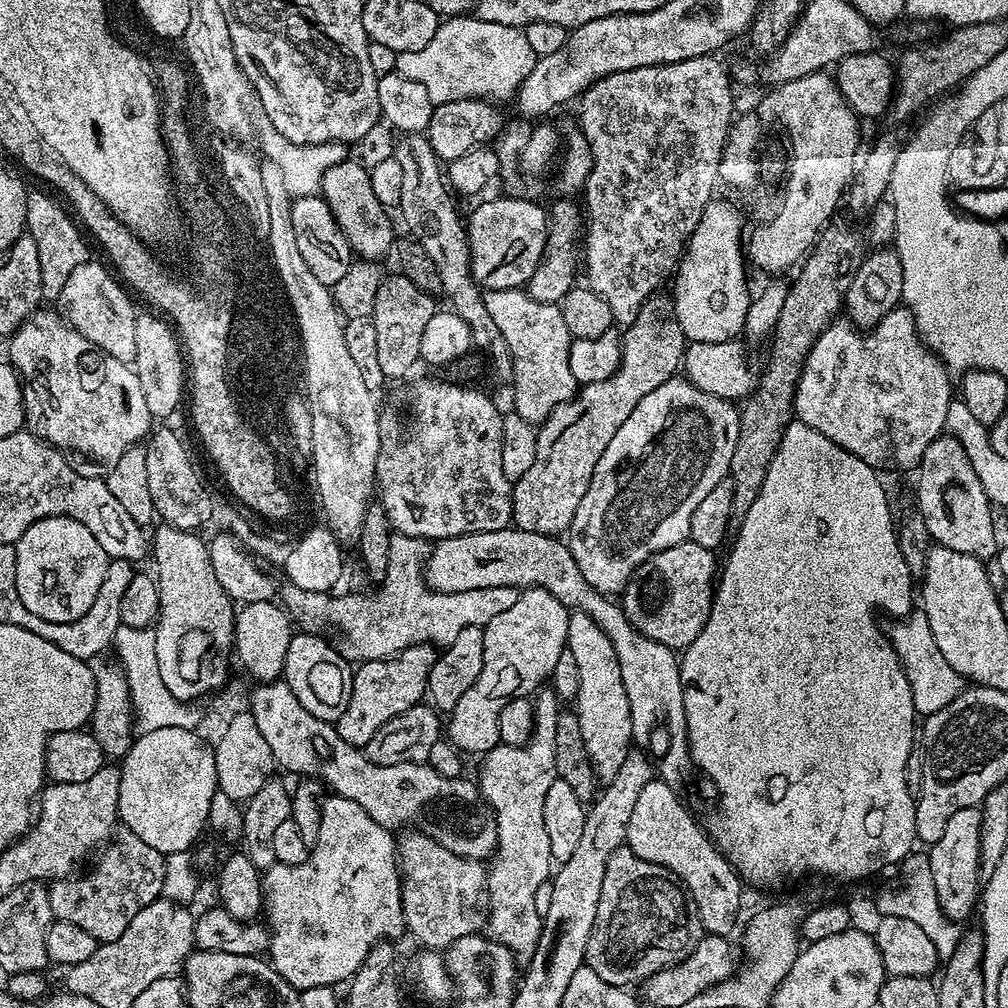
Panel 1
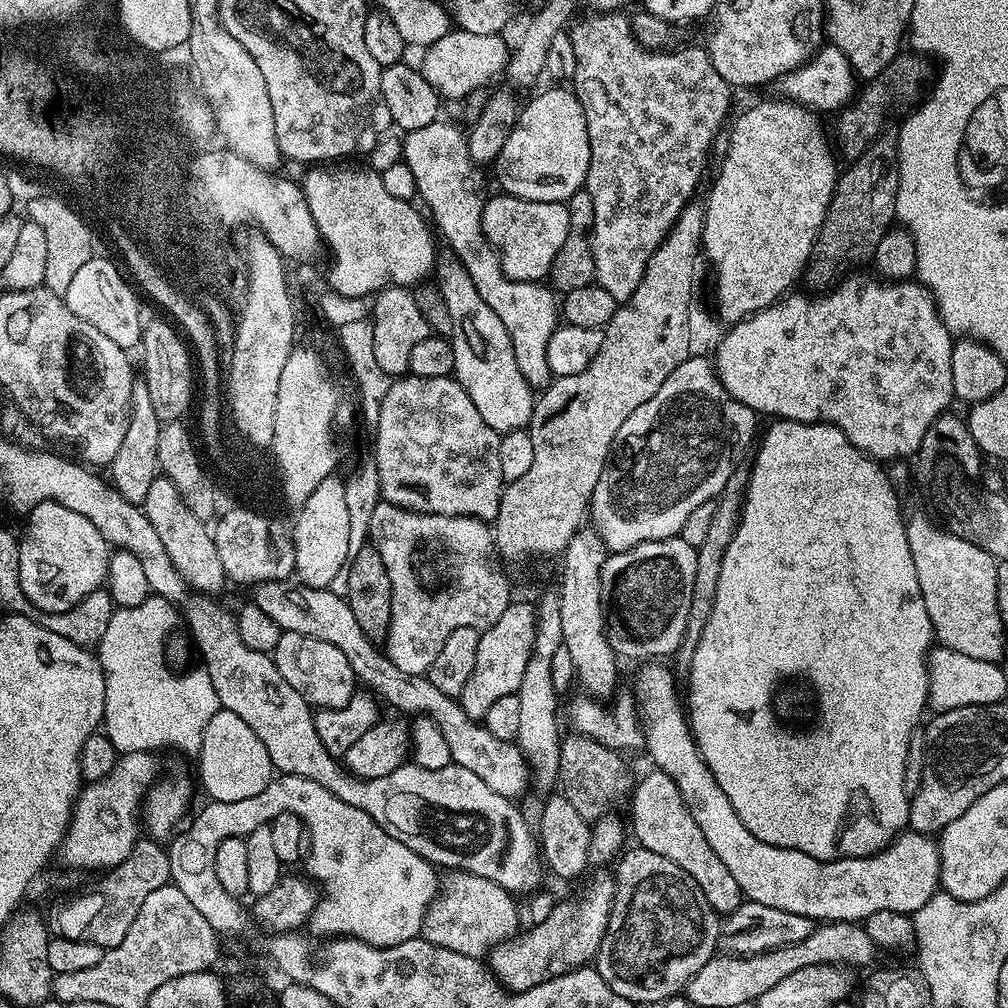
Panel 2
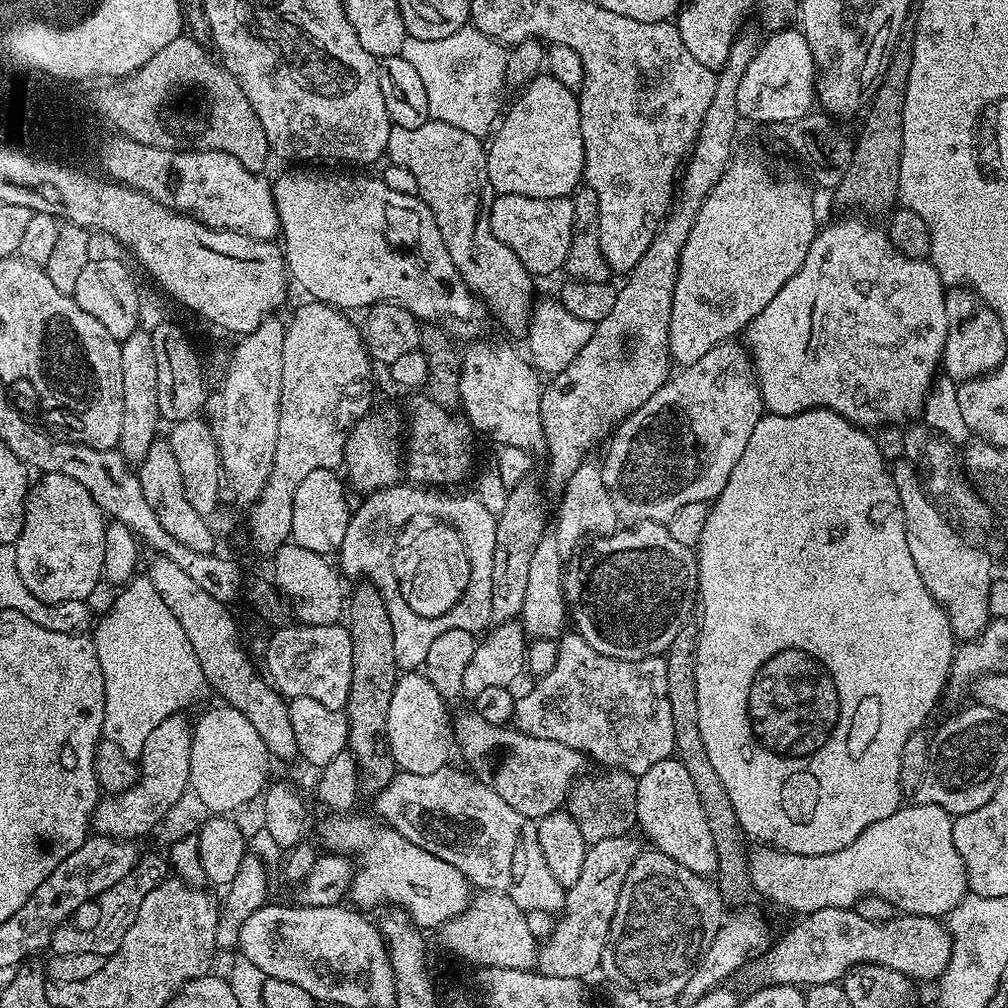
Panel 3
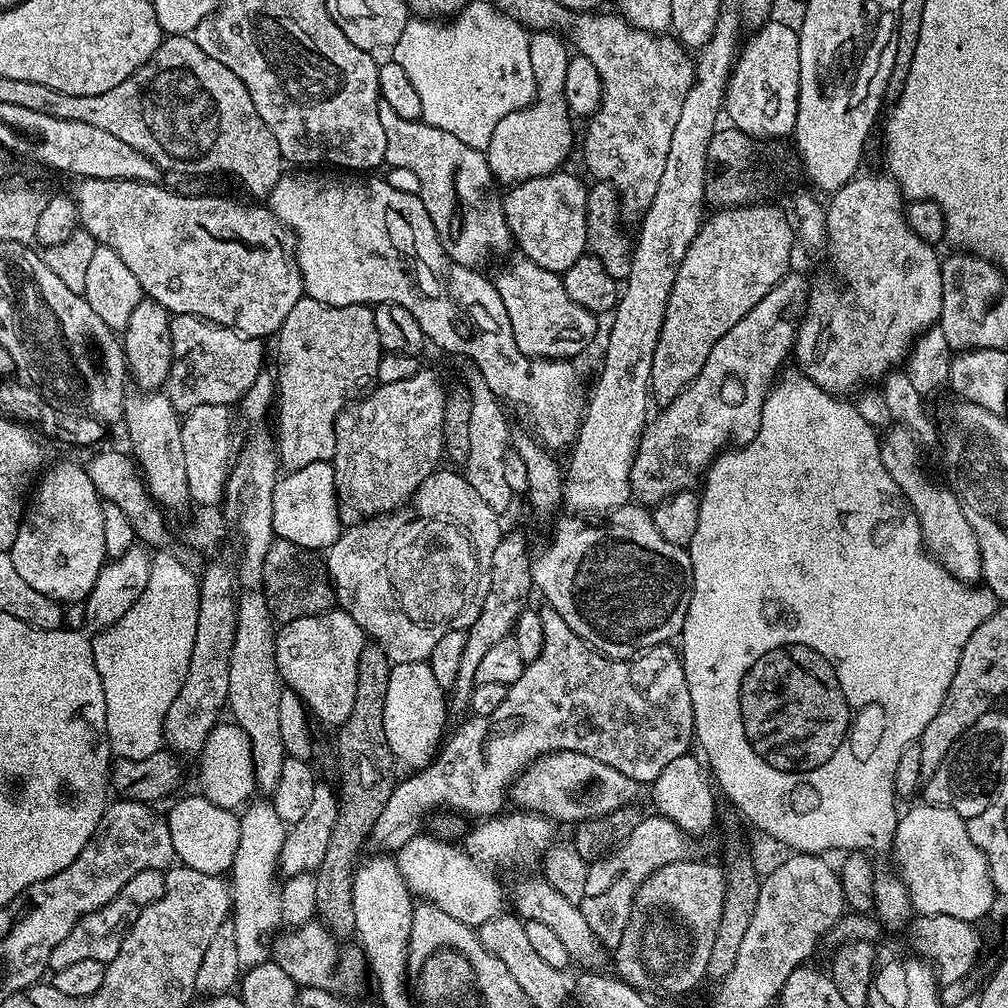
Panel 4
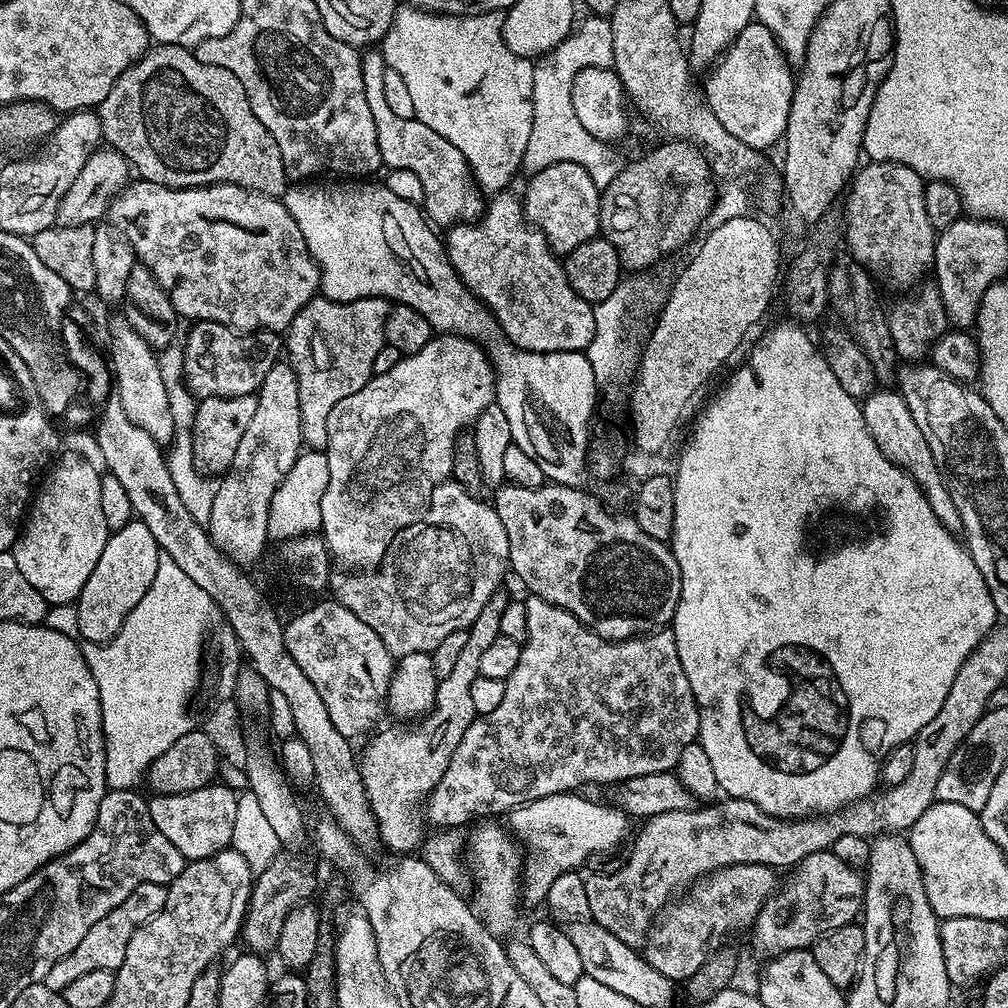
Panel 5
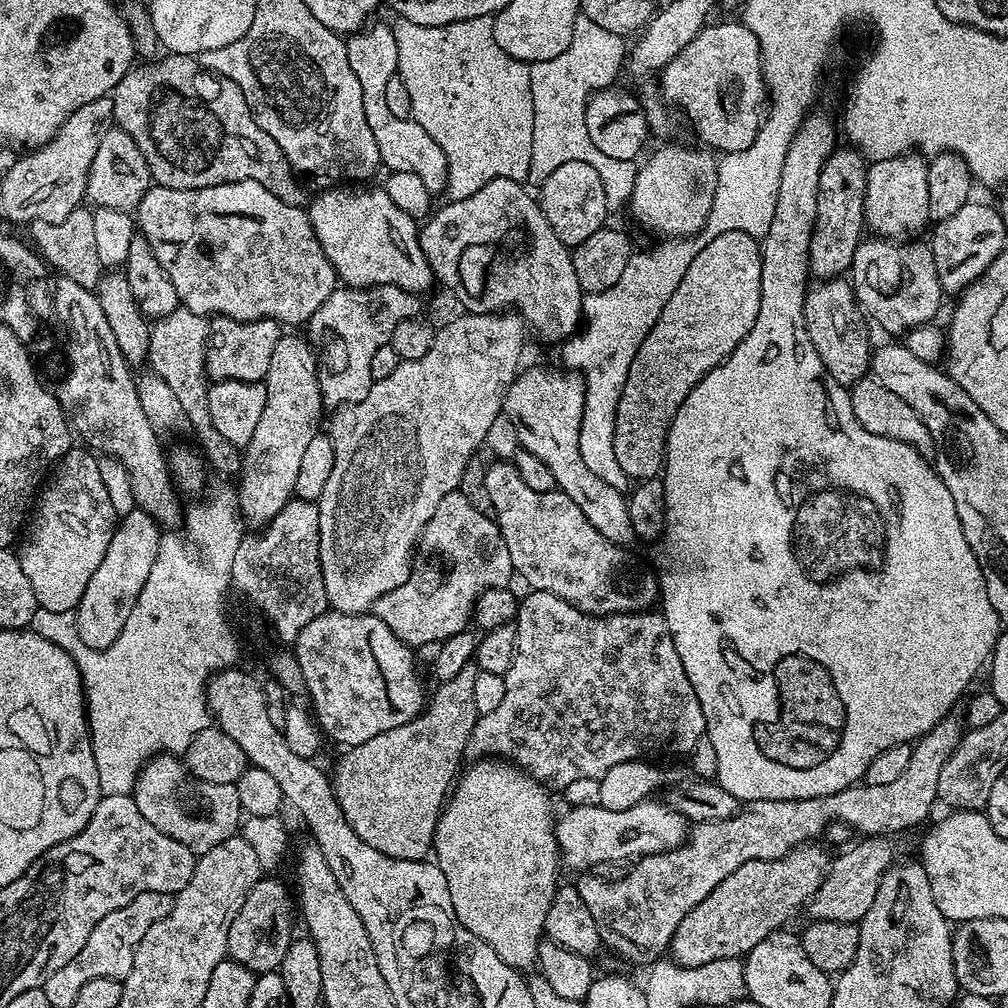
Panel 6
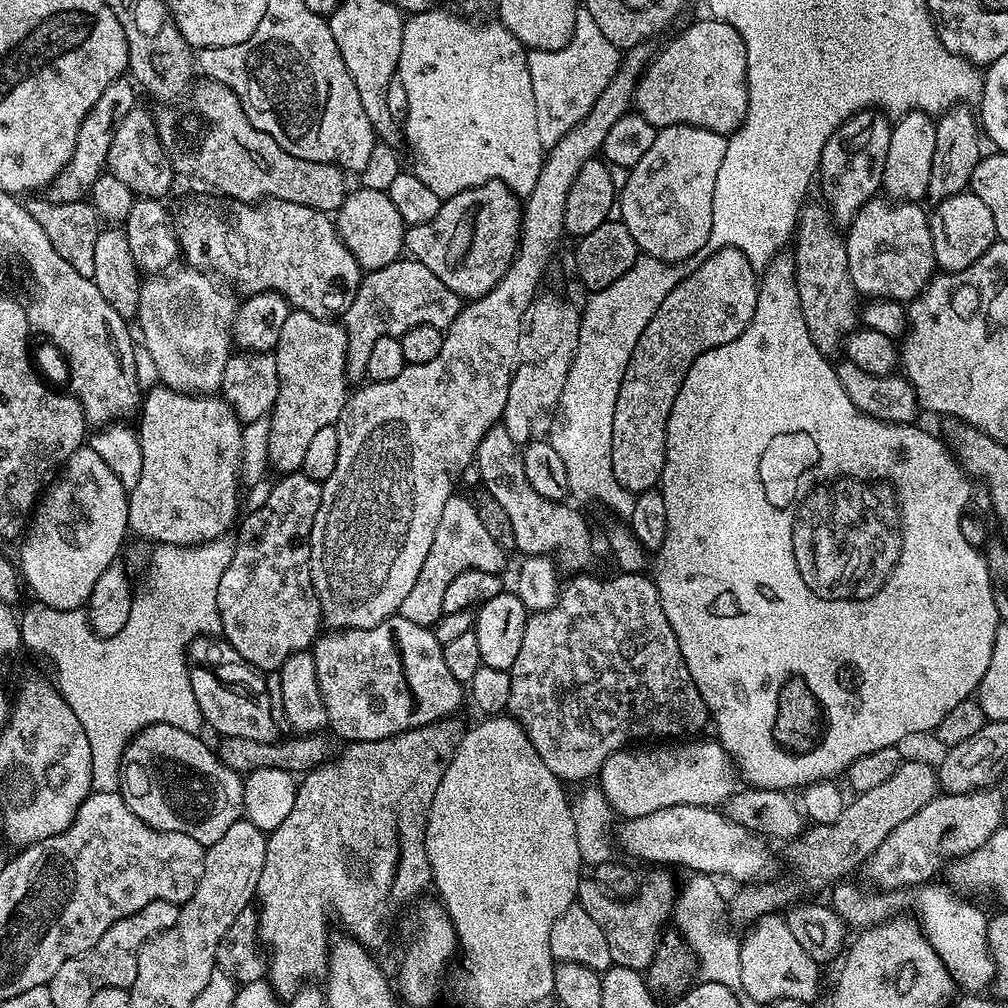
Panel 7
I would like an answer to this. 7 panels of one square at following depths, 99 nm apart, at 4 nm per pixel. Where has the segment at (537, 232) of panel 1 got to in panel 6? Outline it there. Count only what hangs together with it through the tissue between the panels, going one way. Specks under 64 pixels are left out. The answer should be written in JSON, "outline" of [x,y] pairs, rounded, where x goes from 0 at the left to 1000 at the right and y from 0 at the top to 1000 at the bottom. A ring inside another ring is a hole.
{"outline":[[[558,161],[558,165],[535,184],[534,201],[538,212],[542,212],[542,220],[546,220],[546,228],[550,228],[564,247],[573,245],[585,232],[600,225],[602,218],[599,217],[605,214],[605,196],[597,185],[597,177],[593,177],[593,169],[581,165],[581,161]]]}

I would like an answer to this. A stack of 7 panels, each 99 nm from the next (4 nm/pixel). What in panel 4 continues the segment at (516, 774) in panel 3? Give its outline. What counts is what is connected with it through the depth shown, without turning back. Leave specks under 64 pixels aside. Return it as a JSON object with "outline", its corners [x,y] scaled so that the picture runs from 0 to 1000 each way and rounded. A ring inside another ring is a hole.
{"outline":[[[547,746],[535,750],[526,761],[520,763],[506,783],[506,794],[513,803],[521,806],[534,806],[537,810],[574,815],[592,810],[600,810],[609,804],[632,797],[637,786],[629,772],[621,772],[617,764],[585,752],[585,748],[572,746]]]}

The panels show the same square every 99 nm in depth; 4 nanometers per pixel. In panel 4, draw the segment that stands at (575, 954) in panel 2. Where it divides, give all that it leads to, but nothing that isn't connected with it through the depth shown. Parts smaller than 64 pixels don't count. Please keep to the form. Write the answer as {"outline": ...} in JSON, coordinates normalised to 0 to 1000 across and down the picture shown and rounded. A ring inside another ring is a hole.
{"outline":[[[654,808],[636,809],[633,819],[625,823],[621,832],[615,834],[610,843],[595,853],[584,856],[581,867],[581,887],[575,896],[581,915],[585,915],[585,923],[594,931],[600,940],[609,942],[625,915],[627,896],[631,885],[650,861],[661,859],[665,855],[684,852],[688,834],[682,825],[678,825],[665,812]]]}

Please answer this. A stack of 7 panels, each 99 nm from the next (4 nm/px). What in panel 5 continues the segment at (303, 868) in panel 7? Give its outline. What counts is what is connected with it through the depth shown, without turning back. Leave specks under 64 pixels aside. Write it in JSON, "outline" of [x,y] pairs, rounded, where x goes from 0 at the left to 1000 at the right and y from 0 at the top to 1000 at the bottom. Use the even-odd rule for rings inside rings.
{"outline":[[[494,585],[482,597],[482,601],[478,601],[478,609],[474,609],[474,613],[470,613],[462,625],[462,642],[456,646],[445,671],[436,675],[433,680],[428,704],[418,710],[412,720],[393,720],[397,722],[374,725],[361,747],[356,747],[357,772],[377,824],[377,836],[382,842],[385,840],[393,845],[389,847],[412,846],[423,832],[423,810],[419,799],[431,780],[438,776],[438,768],[442,768],[442,760],[446,760],[446,752],[450,752],[454,736],[458,736],[462,724],[466,724],[472,714],[466,685],[470,682],[470,673],[477,671],[479,647],[497,630],[498,609],[505,598],[506,591],[500,585]]]}

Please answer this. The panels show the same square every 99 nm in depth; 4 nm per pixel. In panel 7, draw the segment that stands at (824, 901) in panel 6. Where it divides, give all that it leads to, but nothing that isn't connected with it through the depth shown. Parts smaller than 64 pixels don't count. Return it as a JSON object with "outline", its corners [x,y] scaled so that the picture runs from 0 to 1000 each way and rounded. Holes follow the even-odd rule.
{"outline":[[[985,780],[958,788],[941,786],[931,788],[926,794],[919,796],[919,800],[911,804],[911,808],[899,812],[899,815],[885,823],[883,831],[879,831],[879,835],[875,835],[875,839],[871,839],[871,843],[867,843],[865,849],[855,858],[855,865],[861,868],[860,876],[873,883],[897,883],[902,879],[920,877],[933,860],[934,864],[945,853],[972,841],[997,816],[996,790],[990,783],[991,781]]]}

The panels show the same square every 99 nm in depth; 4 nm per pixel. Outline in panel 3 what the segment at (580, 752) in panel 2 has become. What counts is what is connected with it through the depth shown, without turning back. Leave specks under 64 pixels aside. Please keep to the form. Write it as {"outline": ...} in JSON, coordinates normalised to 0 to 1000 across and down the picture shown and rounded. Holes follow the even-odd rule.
{"outline":[[[599,764],[596,767],[596,770],[584,769],[576,773],[563,789],[562,799],[562,805],[569,812],[569,815],[573,815],[573,823],[577,823],[577,831],[583,837],[598,835],[600,831],[624,828],[628,824],[626,821],[632,820],[632,771],[614,764]]]}

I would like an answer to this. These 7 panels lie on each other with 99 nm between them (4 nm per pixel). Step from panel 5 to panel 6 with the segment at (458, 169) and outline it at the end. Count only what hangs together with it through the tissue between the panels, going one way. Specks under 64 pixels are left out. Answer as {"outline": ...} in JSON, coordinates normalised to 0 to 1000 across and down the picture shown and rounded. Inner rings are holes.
{"outline":[[[383,23],[362,26],[356,32],[344,37],[347,69],[359,84],[359,109],[363,109],[363,125],[371,133],[371,141],[375,145],[377,162],[385,171],[403,169],[407,173],[415,173],[416,179],[423,184],[423,188],[437,192],[444,186],[444,162],[442,153],[438,153],[438,145],[415,125],[411,118],[391,117],[383,102],[383,84],[387,77],[394,74],[395,46],[391,42],[391,34]]]}

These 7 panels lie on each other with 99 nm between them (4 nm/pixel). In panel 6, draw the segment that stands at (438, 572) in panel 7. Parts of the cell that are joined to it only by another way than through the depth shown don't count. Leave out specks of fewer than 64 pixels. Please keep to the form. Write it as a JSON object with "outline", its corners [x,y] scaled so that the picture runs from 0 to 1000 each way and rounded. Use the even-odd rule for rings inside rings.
{"outline":[[[456,487],[442,490],[442,494],[435,498],[435,506],[431,506],[431,514],[427,514],[425,521],[433,528],[435,540],[454,558],[452,569],[458,573],[458,583],[456,587],[448,585],[440,591],[440,575],[435,577],[431,571],[419,571],[417,575],[409,575],[375,593],[371,600],[372,611],[406,641],[437,638],[461,626],[469,614],[472,594],[487,583],[505,582],[504,574],[510,571],[506,546],[502,546],[502,538],[491,515],[472,506]]]}

